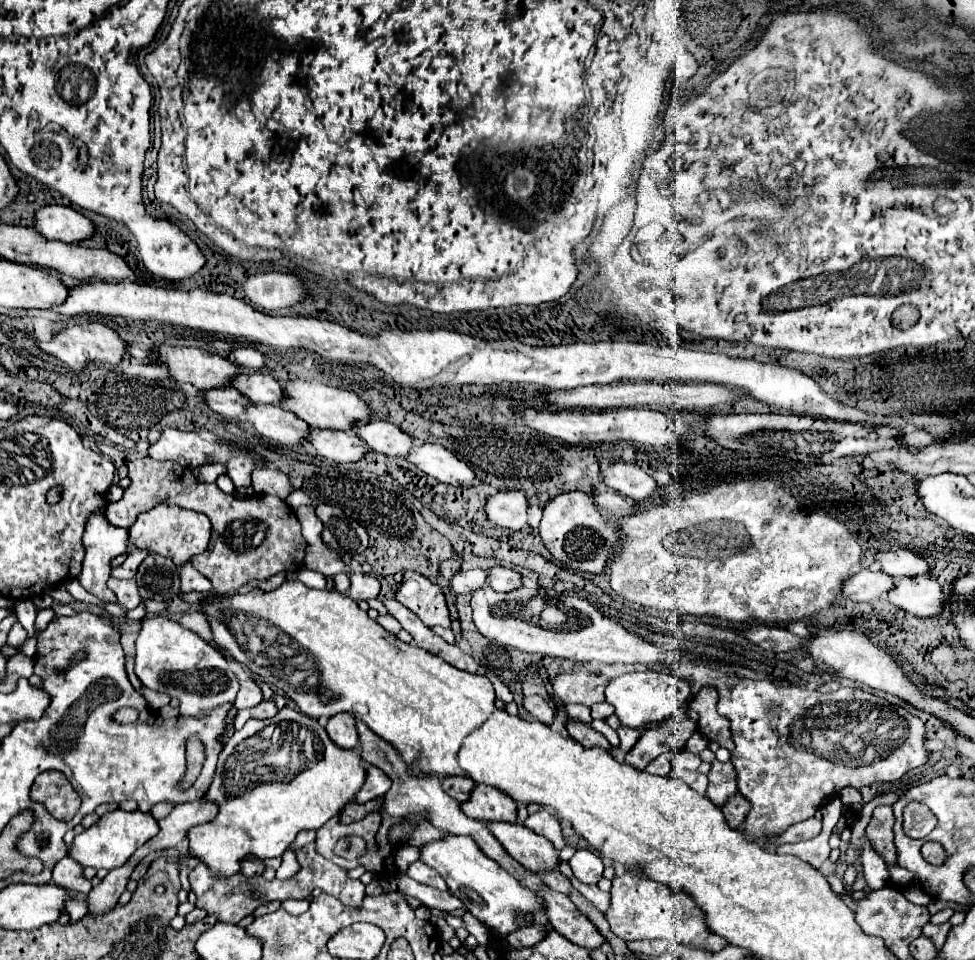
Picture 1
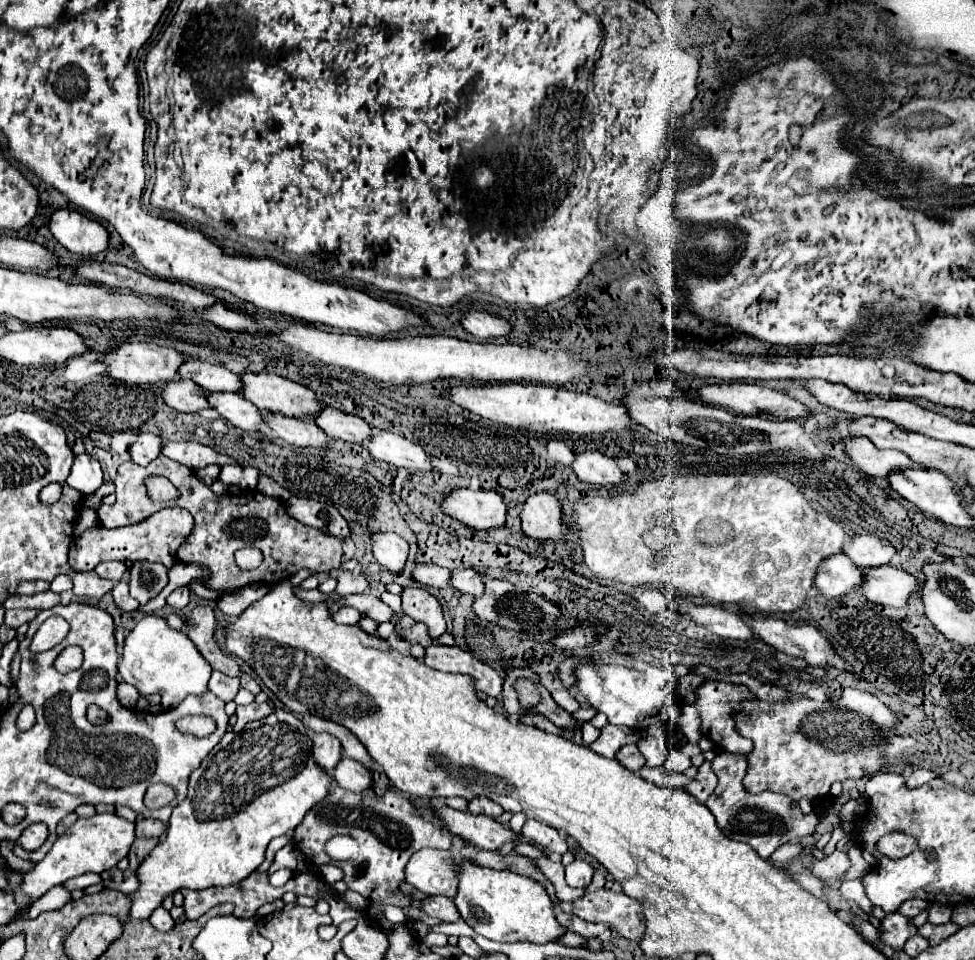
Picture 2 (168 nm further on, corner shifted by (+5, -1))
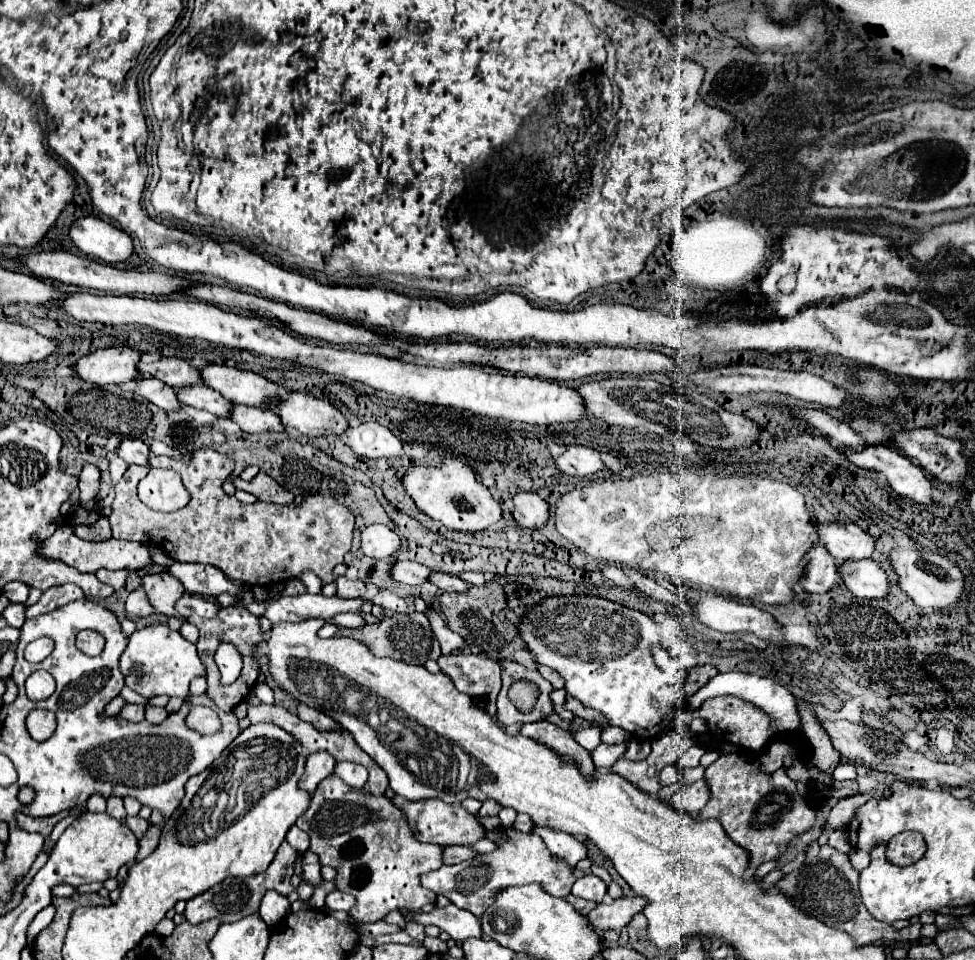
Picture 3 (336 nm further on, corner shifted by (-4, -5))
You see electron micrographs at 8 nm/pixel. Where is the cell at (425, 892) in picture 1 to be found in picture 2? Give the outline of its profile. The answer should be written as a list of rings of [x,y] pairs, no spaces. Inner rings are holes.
[[[429,897],[423,901],[423,911],[429,915],[429,917],[437,917],[445,923],[453,923],[459,919],[459,913],[457,913],[457,907],[453,903],[453,899],[449,897]]]

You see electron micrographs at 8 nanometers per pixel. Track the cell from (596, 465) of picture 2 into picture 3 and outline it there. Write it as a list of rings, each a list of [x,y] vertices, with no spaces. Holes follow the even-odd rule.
[[[580,445],[568,447],[566,453],[556,459],[556,465],[560,471],[564,471],[566,475],[572,475],[572,477],[590,477],[590,475],[606,469],[598,451],[580,447]]]

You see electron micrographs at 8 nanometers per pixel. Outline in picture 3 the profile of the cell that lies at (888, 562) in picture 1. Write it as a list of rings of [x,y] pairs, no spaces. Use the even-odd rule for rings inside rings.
[[[854,523],[818,525],[818,535],[820,545],[824,545],[832,553],[832,557],[836,557],[838,563],[844,563],[848,559],[870,559],[876,555],[874,539]]]

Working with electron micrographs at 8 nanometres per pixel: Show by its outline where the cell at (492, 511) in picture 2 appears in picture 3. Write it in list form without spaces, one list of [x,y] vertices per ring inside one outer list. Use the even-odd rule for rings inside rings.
[[[442,459],[440,467],[410,467],[404,475],[404,487],[416,507],[428,517],[454,531],[484,531],[502,519],[502,507],[492,493],[476,479],[474,471],[458,459]]]

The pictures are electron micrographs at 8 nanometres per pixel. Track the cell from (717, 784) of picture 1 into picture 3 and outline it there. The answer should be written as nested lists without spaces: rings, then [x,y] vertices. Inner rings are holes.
[[[700,779],[700,781],[696,781],[696,783],[692,783],[692,785],[686,785],[686,787],[682,787],[672,799],[670,799],[670,803],[680,811],[680,813],[684,813],[684,815],[698,815],[702,809],[704,809],[704,805],[706,805],[706,801],[710,799],[710,787],[706,785],[706,779]]]

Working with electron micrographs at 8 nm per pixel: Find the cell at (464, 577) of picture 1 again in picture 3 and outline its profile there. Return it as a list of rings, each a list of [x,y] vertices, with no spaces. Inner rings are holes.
[[[400,559],[392,569],[392,577],[406,585],[424,585],[424,583],[428,583],[430,573],[432,573],[432,569],[426,569],[426,565],[420,565],[420,563],[408,561],[408,559]]]

